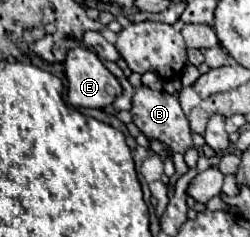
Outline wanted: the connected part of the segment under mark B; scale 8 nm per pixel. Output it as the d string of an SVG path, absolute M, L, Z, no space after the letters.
M147 86L137 88L133 94L131 116L143 134L169 144L173 148L173 152L185 154L189 148L193 148L193 138L191 138L191 128L187 124L187 116L183 112L179 100L171 94L167 94L165 90L151 90Z

